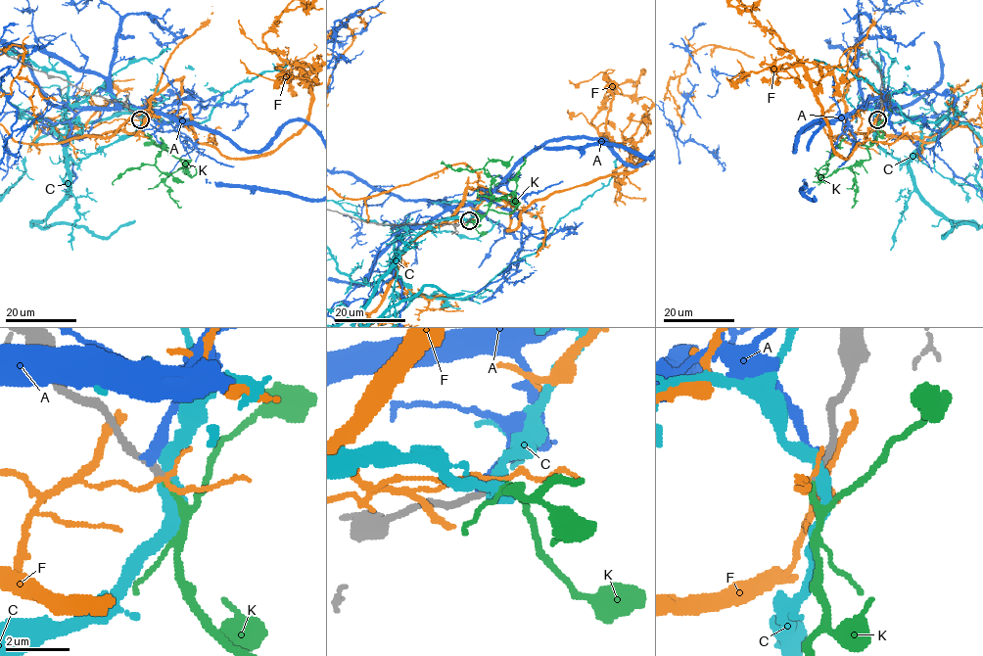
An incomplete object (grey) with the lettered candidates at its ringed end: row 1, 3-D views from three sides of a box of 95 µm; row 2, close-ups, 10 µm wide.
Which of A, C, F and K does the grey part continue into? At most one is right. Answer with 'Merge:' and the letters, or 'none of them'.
Merge: K

